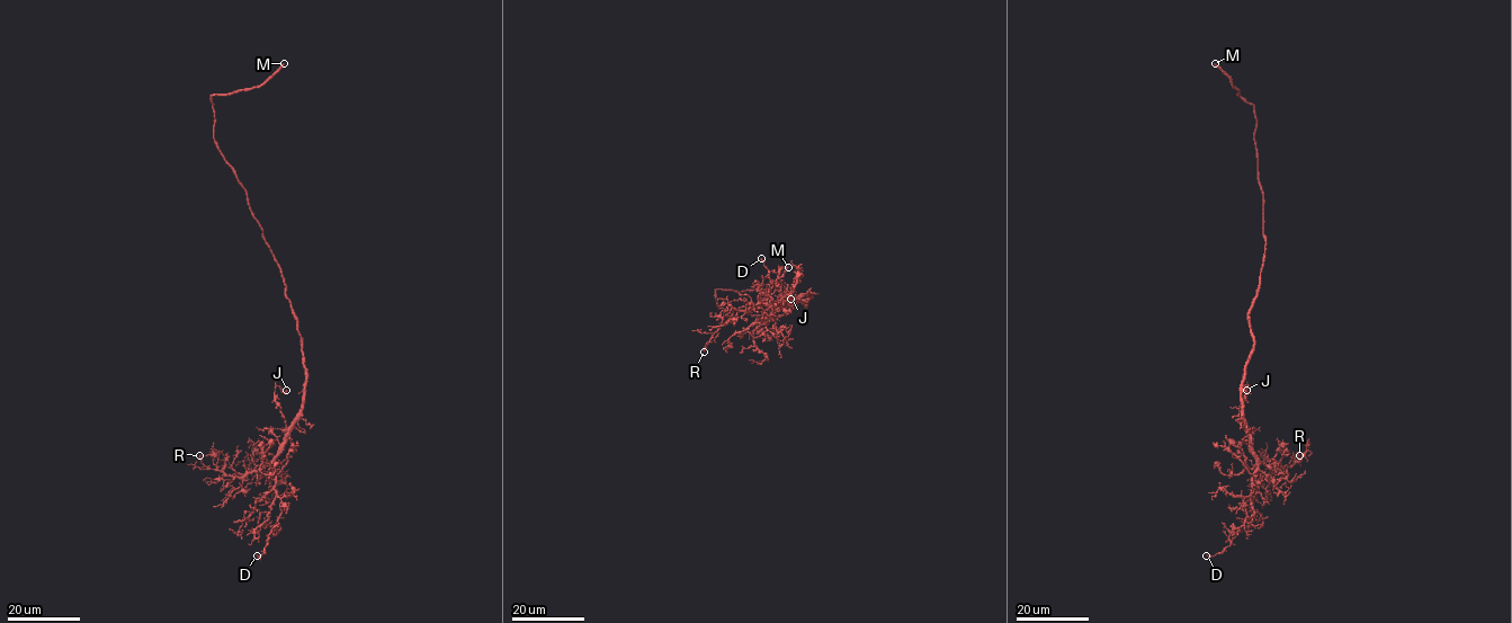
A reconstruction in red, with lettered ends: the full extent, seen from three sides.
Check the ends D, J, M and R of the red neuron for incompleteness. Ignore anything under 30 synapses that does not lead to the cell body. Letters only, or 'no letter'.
M

